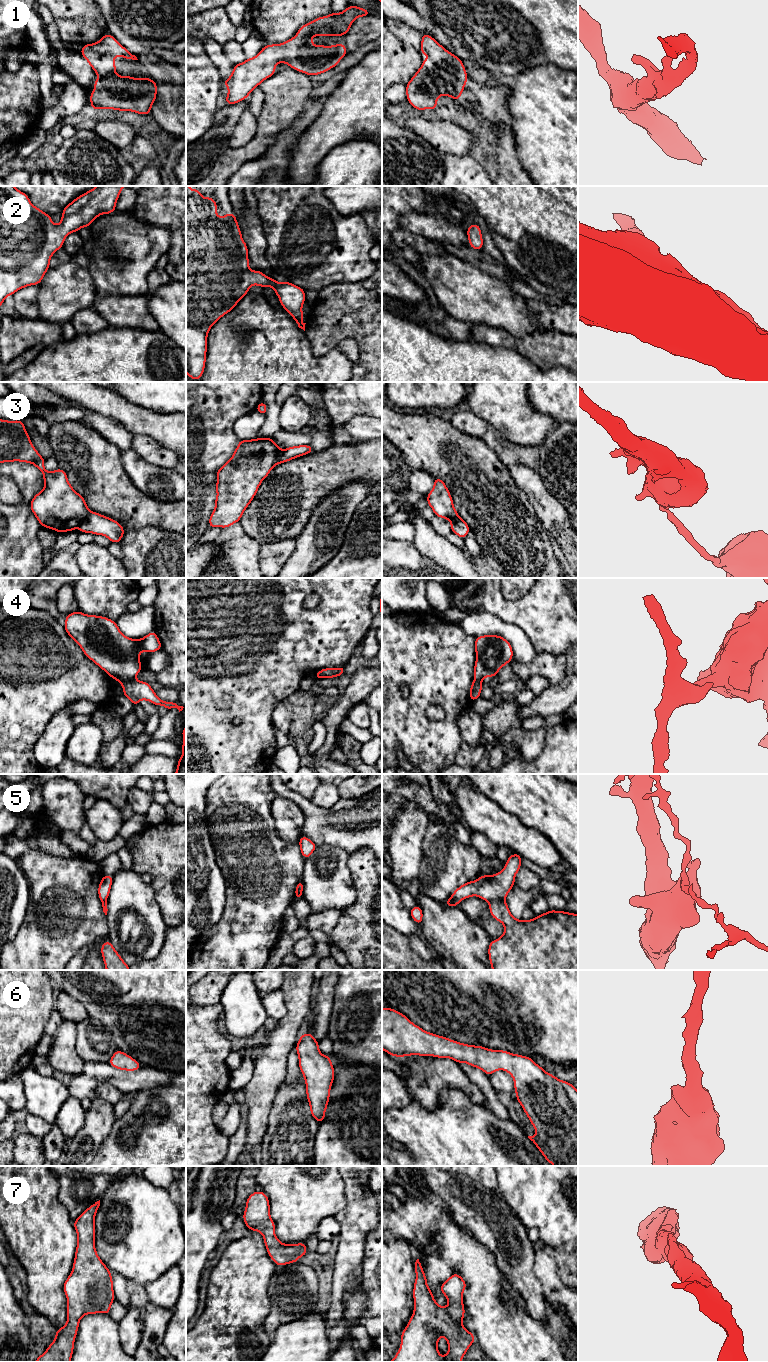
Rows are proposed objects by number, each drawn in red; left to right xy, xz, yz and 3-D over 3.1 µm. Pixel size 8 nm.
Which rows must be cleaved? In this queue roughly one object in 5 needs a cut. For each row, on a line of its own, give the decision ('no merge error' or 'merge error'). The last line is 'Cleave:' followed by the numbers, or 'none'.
1: no merge error
2: no merge error
3: merge error
4: merge error
5: merge error
6: no merge error
7: no merge error
Cleave: 3, 4, 5

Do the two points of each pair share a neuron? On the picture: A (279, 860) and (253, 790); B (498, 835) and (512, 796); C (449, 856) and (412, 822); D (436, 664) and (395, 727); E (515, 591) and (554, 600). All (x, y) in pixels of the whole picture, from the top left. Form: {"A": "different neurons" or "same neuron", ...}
{"A": "same neuron", "B": "different neurons", "C": "different neurons", "D": "same neuron", "E": "different neurons"}

